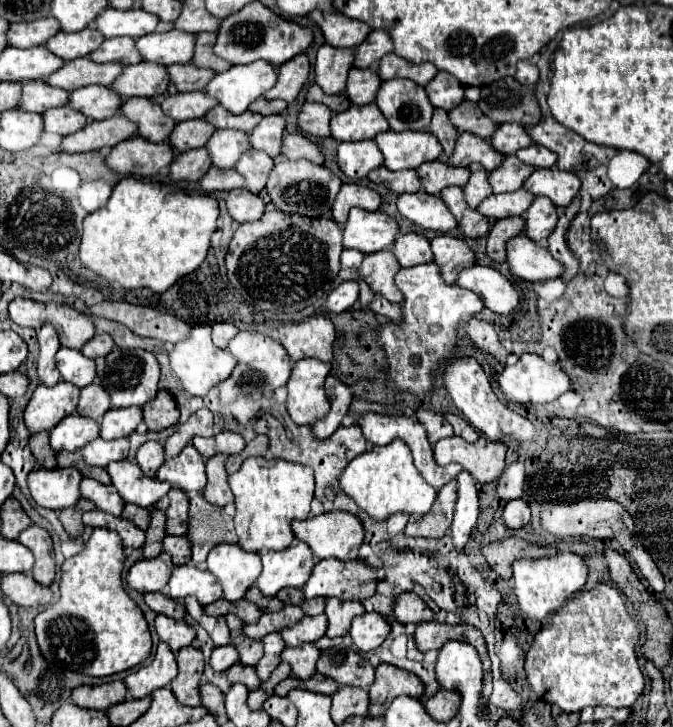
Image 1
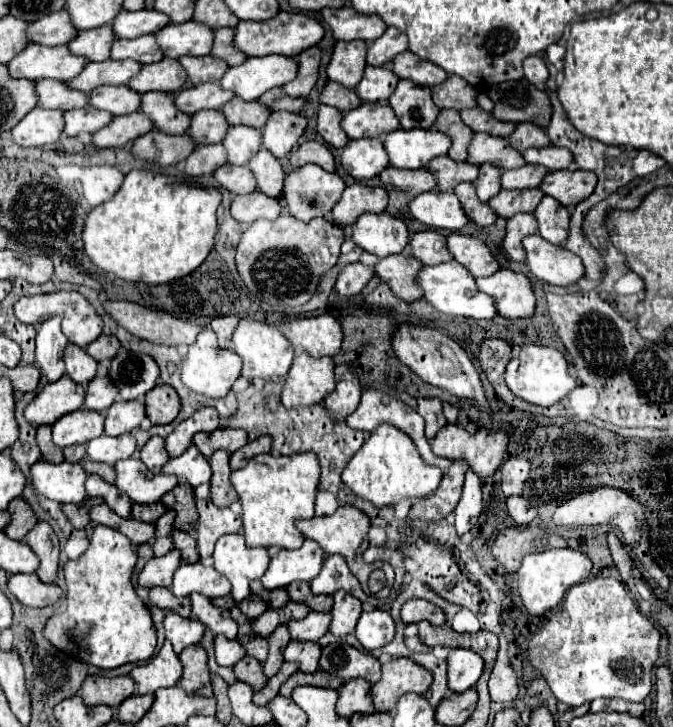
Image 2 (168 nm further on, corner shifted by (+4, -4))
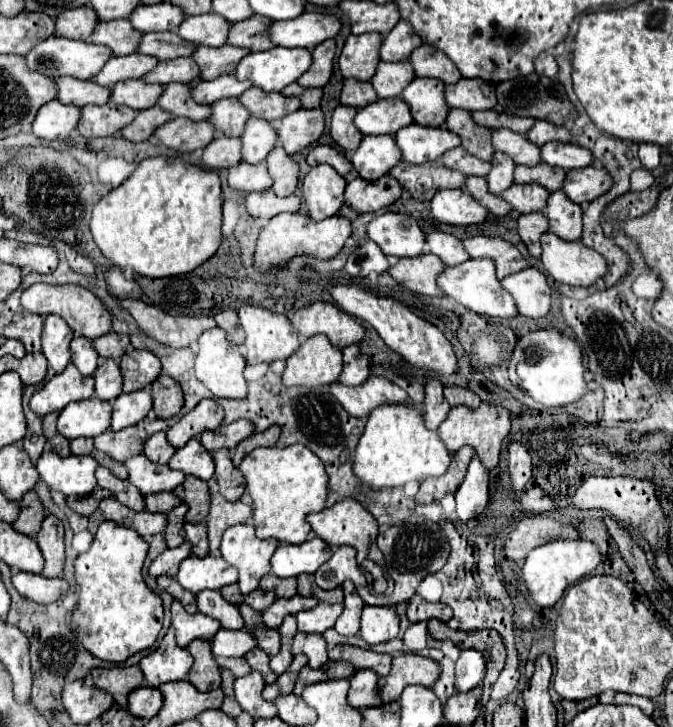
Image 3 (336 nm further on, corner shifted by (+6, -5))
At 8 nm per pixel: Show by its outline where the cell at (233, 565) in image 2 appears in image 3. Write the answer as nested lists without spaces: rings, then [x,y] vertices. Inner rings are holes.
[[[235,525],[223,533],[221,555],[239,571],[239,591],[247,595],[257,589],[259,579],[269,573],[269,559],[277,547],[277,541],[261,541],[255,537],[253,525]]]

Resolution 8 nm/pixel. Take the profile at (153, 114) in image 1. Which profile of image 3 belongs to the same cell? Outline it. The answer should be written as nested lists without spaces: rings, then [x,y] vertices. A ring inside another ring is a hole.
[[[171,83],[163,89],[157,105],[163,111],[169,111],[173,117],[187,117],[191,121],[205,121],[211,115],[209,107],[203,107],[189,97],[189,85]]]

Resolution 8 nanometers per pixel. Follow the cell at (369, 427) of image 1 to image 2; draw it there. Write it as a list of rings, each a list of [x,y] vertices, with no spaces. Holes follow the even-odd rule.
[[[365,390],[363,396],[361,396],[361,402],[359,402],[359,406],[357,406],[357,410],[355,410],[345,422],[347,422],[351,428],[363,430],[363,432],[373,432],[373,430],[375,430],[379,424],[383,424],[383,422],[393,424],[393,426],[405,430],[405,432],[413,438],[413,442],[417,444],[417,450],[419,450],[421,458],[423,458],[427,464],[439,466],[443,472],[447,472],[447,468],[449,468],[449,460],[447,460],[447,458],[439,458],[439,456],[435,456],[435,454],[431,452],[431,446],[429,446],[429,442],[427,442],[427,438],[425,438],[425,434],[423,434],[423,430],[425,430],[425,420],[423,420],[413,408],[409,408],[405,402],[401,402],[401,400],[395,398],[395,396],[383,394],[383,392],[379,392],[379,390]]]

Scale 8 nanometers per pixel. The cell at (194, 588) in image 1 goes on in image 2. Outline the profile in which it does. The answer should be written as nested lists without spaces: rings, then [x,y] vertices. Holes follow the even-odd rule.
[[[183,562],[175,572],[171,592],[177,596],[189,596],[193,592],[201,592],[209,598],[217,598],[217,596],[227,596],[231,592],[231,584],[213,566],[205,566],[201,562],[195,564]]]

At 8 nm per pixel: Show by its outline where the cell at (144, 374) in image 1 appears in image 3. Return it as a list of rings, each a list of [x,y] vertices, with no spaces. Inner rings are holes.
[[[129,349],[121,357],[119,367],[123,375],[123,393],[149,387],[161,373],[159,359],[149,351],[137,351],[137,349]]]

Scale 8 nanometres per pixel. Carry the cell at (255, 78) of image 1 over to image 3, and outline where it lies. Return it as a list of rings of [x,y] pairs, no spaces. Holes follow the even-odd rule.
[[[273,47],[255,55],[245,55],[237,69],[235,77],[237,81],[249,81],[251,85],[263,89],[263,91],[281,91],[289,83],[295,83],[311,65],[311,51],[307,49],[285,49],[285,47]]]

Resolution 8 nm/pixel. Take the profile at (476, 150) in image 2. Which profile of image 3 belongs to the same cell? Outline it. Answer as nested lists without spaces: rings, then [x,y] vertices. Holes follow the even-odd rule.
[[[495,129],[491,133],[491,143],[495,151],[509,155],[517,165],[539,165],[541,163],[539,147],[527,141],[525,135],[519,135],[507,129]]]

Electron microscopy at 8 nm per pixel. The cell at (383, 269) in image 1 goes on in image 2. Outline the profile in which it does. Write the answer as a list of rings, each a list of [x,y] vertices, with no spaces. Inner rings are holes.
[[[393,254],[375,264],[377,276],[407,302],[423,298],[421,286],[417,286],[417,274],[421,268],[423,266],[411,254]]]

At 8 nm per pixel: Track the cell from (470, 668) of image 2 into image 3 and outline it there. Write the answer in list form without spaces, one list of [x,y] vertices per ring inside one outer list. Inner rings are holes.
[[[463,649],[455,663],[455,687],[459,693],[467,693],[477,687],[485,677],[485,659],[475,649]]]

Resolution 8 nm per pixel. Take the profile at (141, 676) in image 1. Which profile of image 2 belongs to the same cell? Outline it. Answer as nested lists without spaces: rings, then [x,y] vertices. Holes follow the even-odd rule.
[[[165,640],[161,652],[153,656],[143,666],[133,668],[131,676],[137,684],[137,694],[153,694],[159,688],[169,688],[179,682],[183,674],[183,666],[179,656],[173,652],[169,640]]]

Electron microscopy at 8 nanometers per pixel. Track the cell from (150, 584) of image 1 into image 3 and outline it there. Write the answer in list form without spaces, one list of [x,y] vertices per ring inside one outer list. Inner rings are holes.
[[[185,541],[183,545],[175,547],[175,549],[165,549],[149,567],[149,575],[151,577],[161,577],[161,575],[167,575],[167,577],[175,577],[177,575],[177,569],[179,569],[179,563],[191,555],[191,545]]]

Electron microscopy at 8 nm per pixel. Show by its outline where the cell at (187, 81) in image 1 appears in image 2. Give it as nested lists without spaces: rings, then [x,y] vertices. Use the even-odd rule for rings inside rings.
[[[183,56],[179,58],[179,62],[183,64],[183,68],[187,70],[193,86],[199,86],[203,82],[219,82],[225,74],[225,70],[229,70],[229,66],[225,66],[225,62],[217,62],[217,58],[209,56]]]

